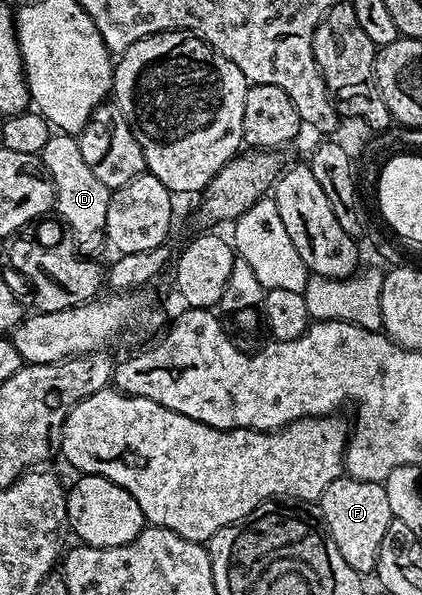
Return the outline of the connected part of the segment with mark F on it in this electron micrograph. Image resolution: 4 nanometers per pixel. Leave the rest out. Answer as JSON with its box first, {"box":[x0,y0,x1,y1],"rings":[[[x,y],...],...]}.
{"box":[319,476,395,575],"rings":[[[342,476],[327,484],[319,499],[320,506],[324,529],[335,540],[343,560],[347,560],[357,574],[372,575],[377,568],[377,553],[383,536],[387,536],[387,528],[395,521],[384,485]]]}

